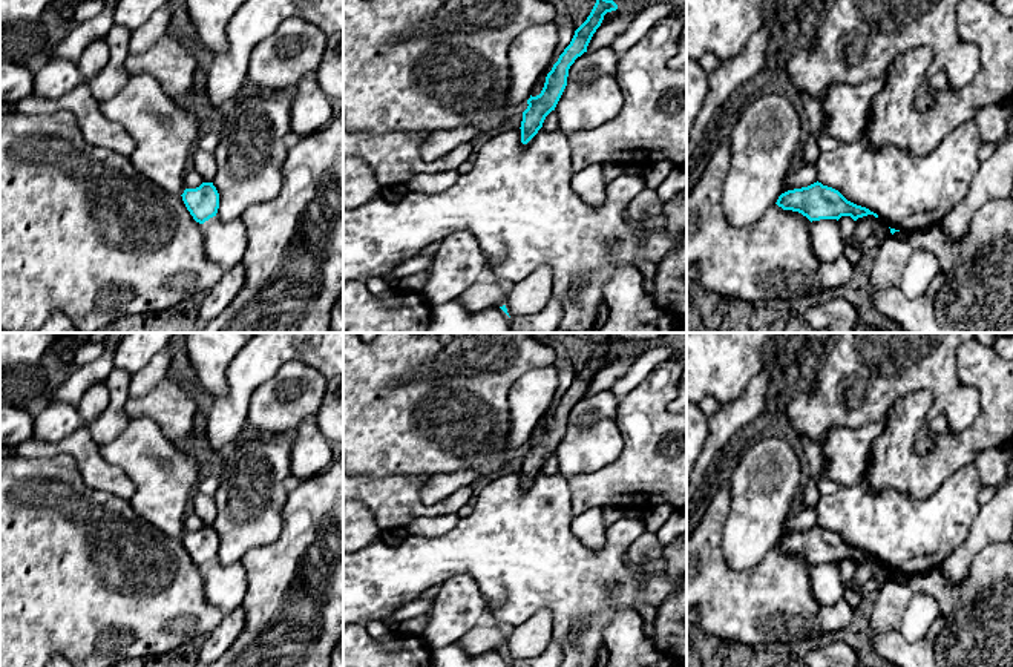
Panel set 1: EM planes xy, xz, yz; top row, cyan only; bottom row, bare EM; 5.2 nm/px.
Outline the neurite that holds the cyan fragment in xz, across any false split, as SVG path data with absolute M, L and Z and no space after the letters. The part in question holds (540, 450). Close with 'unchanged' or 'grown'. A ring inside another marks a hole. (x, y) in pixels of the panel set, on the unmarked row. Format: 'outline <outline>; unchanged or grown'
outline M602 339L596 340L596 347L587 363L575 374L570 388L559 399L552 414L546 420L544 431L539 439L527 443L527 452L523 455L521 486L527 488L543 471L546 460L555 454L566 429L569 412L578 400L587 396L587 389L601 370L607 356L616 354L618 348Z; unchanged

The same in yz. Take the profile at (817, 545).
outline M818 524L808 531L782 537L775 547L783 554L802 557L811 566L820 563L838 564L841 560L851 560L854 564L867 558L878 561L877 557L847 544L838 534Z; unchanged

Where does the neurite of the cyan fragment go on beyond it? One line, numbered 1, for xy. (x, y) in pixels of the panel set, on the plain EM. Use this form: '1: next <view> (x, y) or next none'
1: next none

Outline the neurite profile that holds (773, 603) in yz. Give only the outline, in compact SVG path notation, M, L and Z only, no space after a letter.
M729 480L719 481L699 524L687 537L687 607L697 612L702 632L728 642L765 646L811 641L844 630L854 609L844 598L834 606L818 604L809 581L811 564L802 557L774 547L754 569L736 573L728 566L722 541L729 508Z

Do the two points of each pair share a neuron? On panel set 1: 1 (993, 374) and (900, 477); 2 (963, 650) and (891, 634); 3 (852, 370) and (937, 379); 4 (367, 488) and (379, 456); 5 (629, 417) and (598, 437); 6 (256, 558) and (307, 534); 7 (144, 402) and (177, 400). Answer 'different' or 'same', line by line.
1: same
2: same
3: same
4: different
5: different
6: same
7: same

